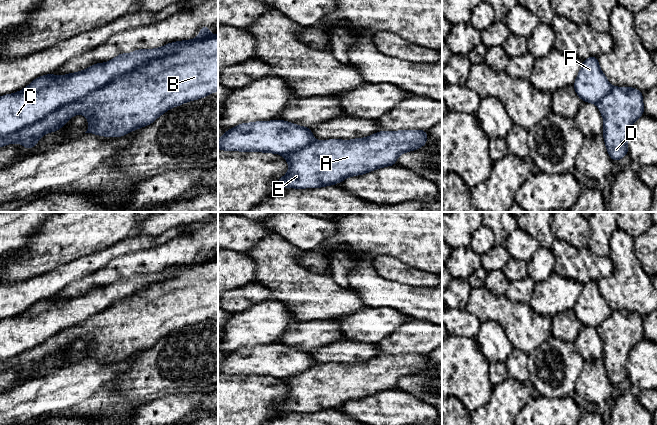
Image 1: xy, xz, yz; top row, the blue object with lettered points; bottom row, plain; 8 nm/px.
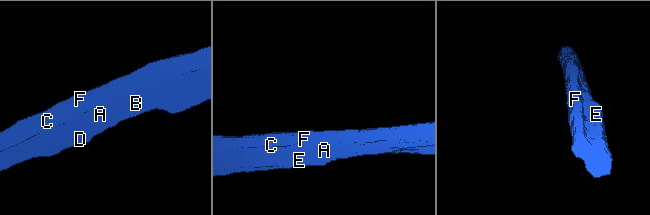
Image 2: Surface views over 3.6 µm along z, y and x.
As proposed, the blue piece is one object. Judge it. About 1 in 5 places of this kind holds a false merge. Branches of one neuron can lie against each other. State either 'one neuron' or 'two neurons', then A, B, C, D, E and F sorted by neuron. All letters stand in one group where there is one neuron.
two neurons; groups A B D E / C F

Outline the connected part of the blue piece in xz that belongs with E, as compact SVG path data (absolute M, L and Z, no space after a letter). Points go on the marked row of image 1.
M424 130L379 131L366 138L348 141L340 139L314 141L305 148L283 155L289 163L289 170L285 176L276 181L276 184L283 188L297 189L335 185L351 176L393 166L399 155L417 150L426 143L427 131Z

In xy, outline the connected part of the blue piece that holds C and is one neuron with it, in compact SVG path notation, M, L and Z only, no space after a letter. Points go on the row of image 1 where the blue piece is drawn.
M200 27L200 35L192 40L172 42L156 49L140 49L132 53L122 53L106 63L97 63L83 71L68 73L57 76L47 74L34 79L26 88L13 94L6 94L0 97L0 139L8 138L15 132L21 131L24 127L32 126L42 119L51 115L57 109L70 103L84 99L97 89L112 82L114 79L135 71L138 67L148 63L152 59L163 58L174 54L182 47L211 38L210 27Z

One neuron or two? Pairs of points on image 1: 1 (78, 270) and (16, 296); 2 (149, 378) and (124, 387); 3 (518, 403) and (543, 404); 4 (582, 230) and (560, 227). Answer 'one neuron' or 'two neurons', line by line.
1: one neuron
2: one neuron
3: two neurons
4: one neuron

